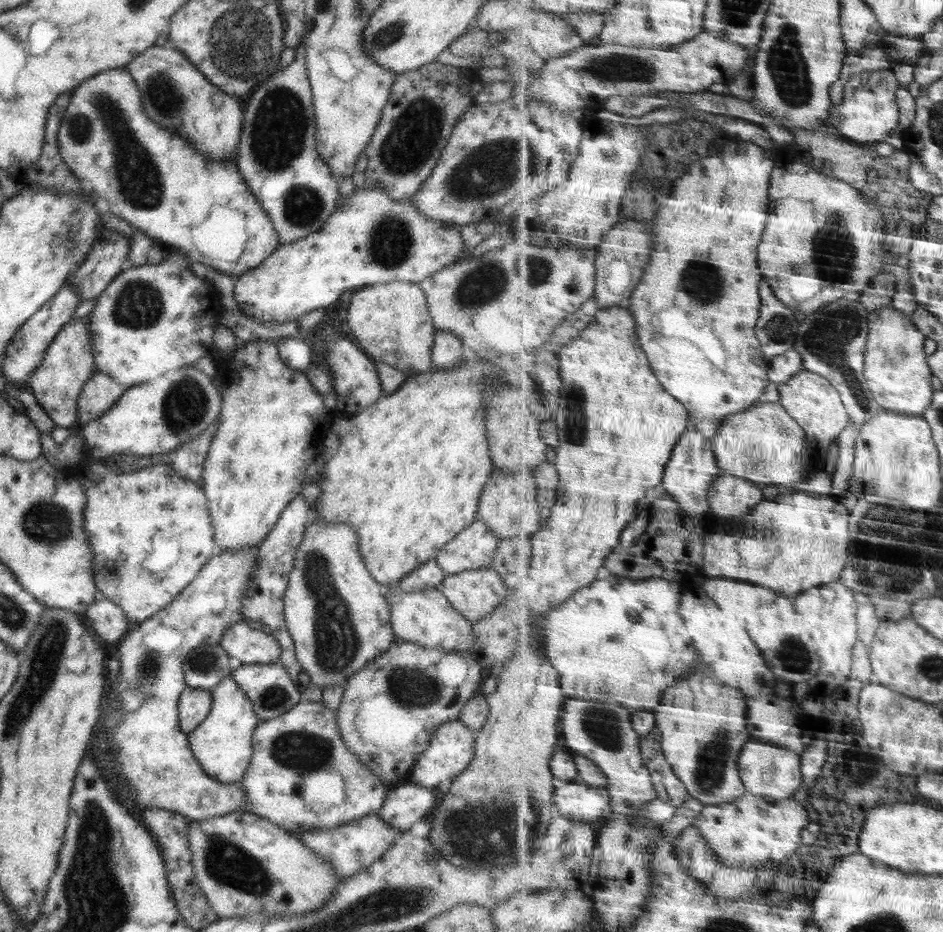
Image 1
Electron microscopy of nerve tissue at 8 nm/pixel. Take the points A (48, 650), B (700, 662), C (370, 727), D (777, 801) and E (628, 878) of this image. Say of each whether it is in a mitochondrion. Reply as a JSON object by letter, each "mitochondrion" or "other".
{"A":"mitochondrion","B":"other","C":"other","D":"other","E":"other"}

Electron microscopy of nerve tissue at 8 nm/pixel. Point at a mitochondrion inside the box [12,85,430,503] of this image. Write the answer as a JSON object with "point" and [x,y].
{"point":[136,172]}

